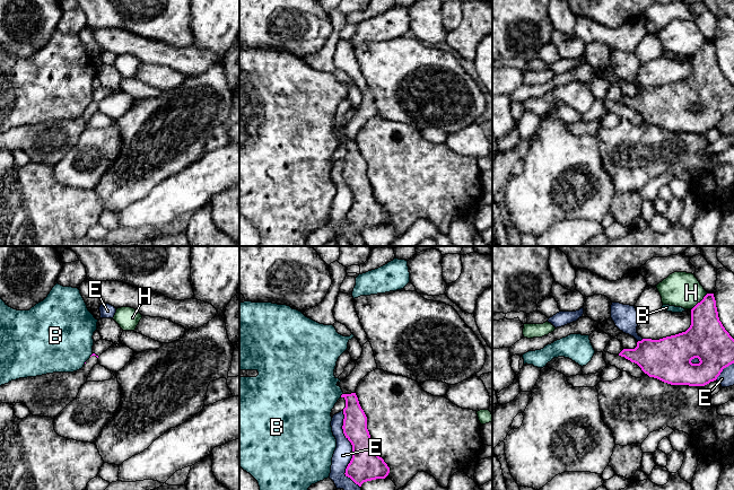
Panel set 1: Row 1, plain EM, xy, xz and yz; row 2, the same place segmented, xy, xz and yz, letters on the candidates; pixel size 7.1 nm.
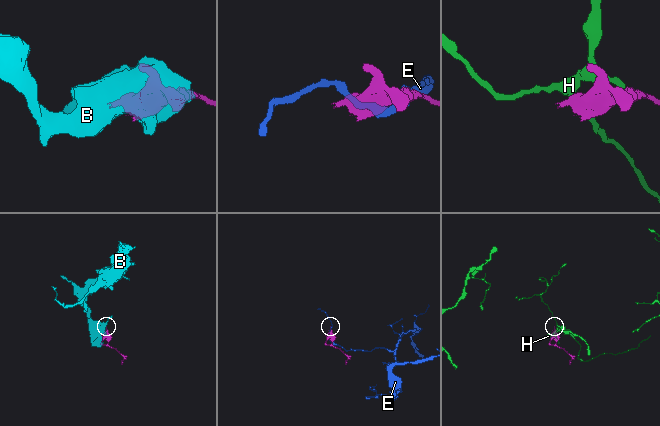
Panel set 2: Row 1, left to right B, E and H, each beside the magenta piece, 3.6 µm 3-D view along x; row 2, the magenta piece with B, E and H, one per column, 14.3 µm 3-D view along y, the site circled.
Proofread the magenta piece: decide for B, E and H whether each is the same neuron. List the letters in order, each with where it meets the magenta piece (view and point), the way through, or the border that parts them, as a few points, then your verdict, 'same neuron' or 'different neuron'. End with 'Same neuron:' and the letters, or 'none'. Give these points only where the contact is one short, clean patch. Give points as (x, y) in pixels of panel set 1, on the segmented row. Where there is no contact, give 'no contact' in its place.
B: xz (341, 395) | different neuron
E: xz (352, 449) | different neuron
H: yz (700, 302) | different neuron
Same neuron: none

